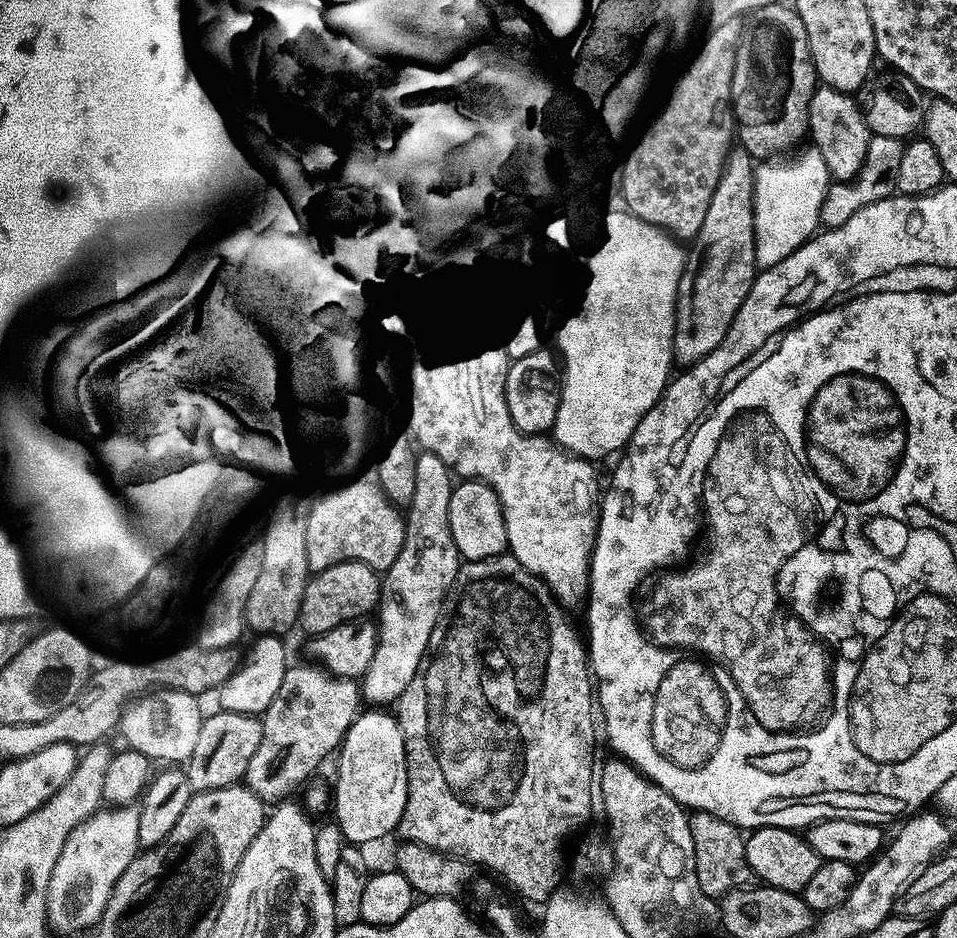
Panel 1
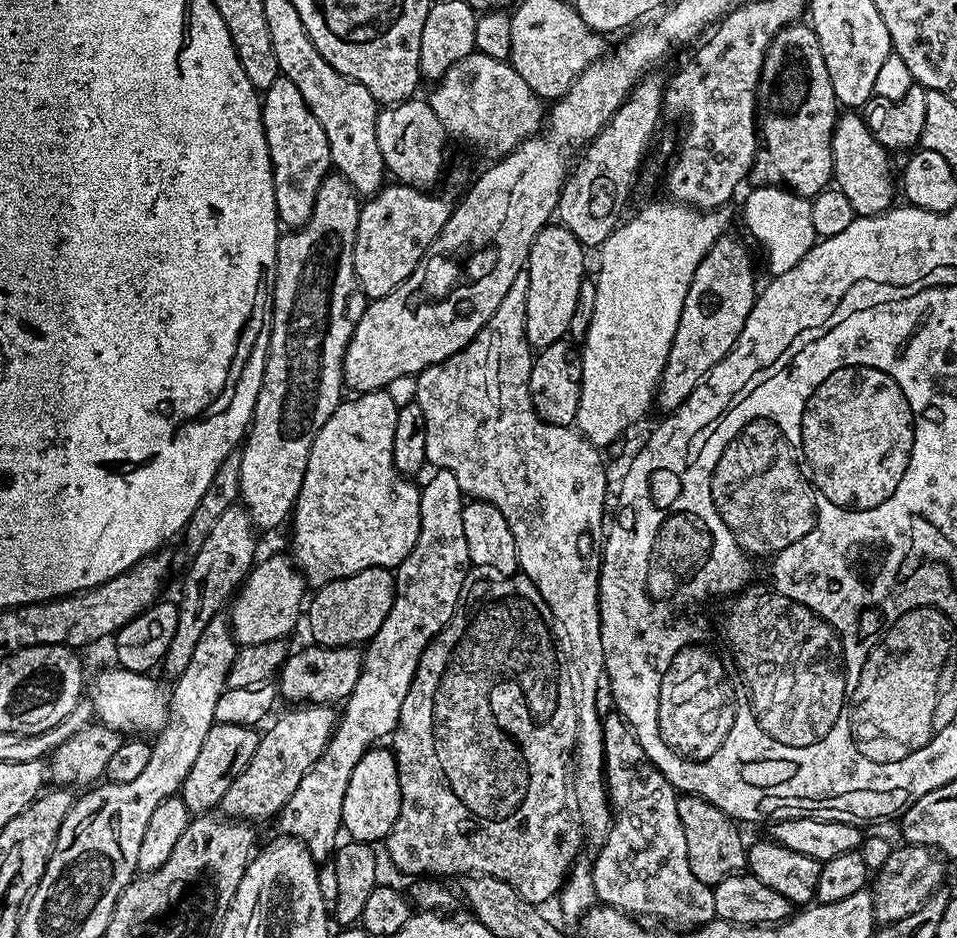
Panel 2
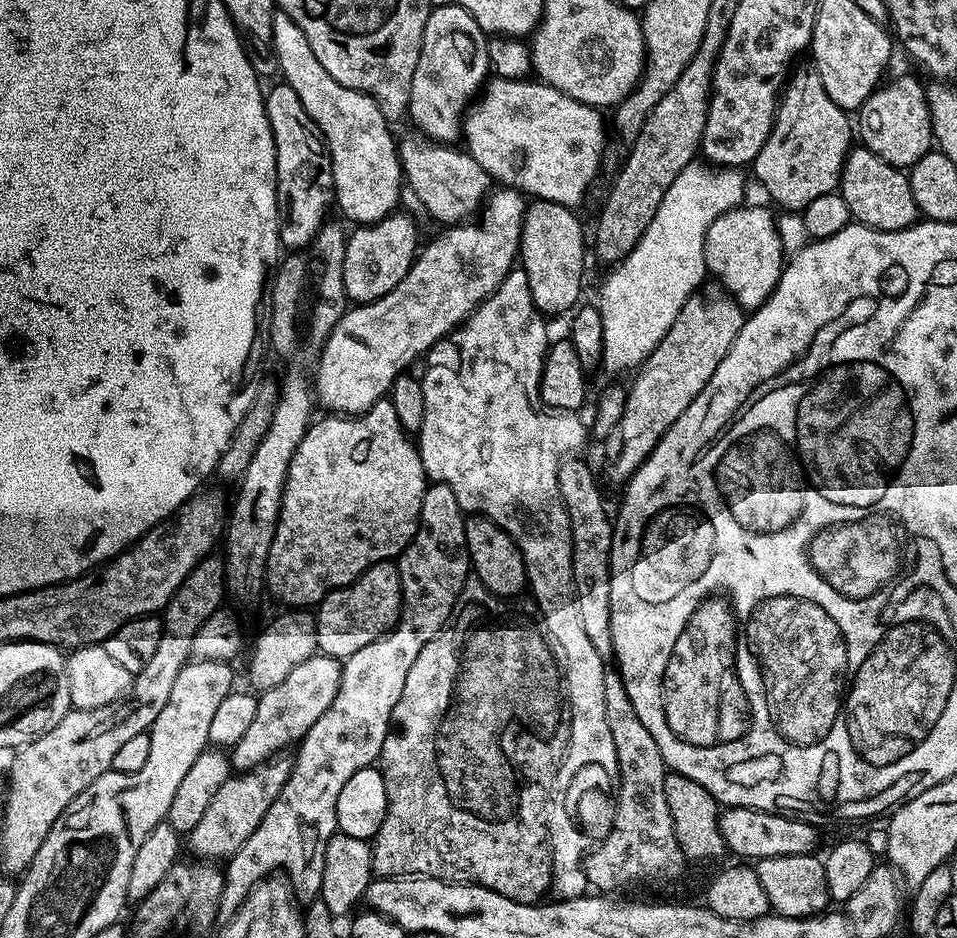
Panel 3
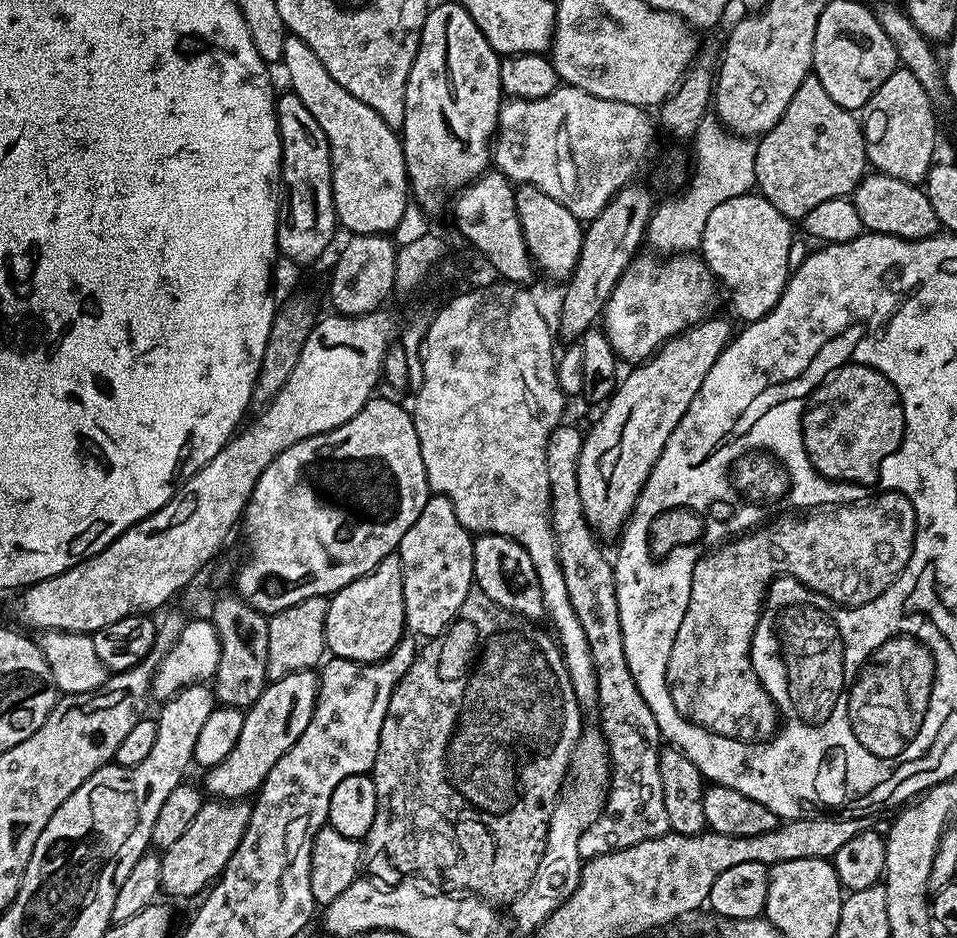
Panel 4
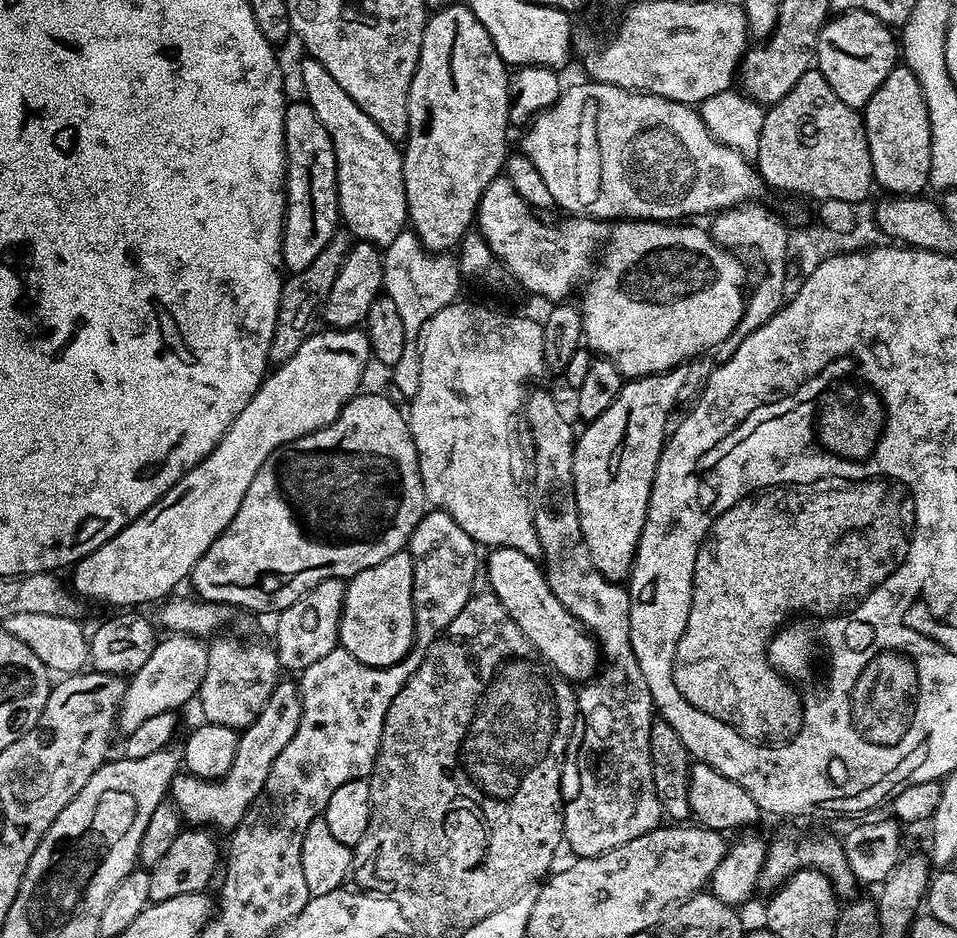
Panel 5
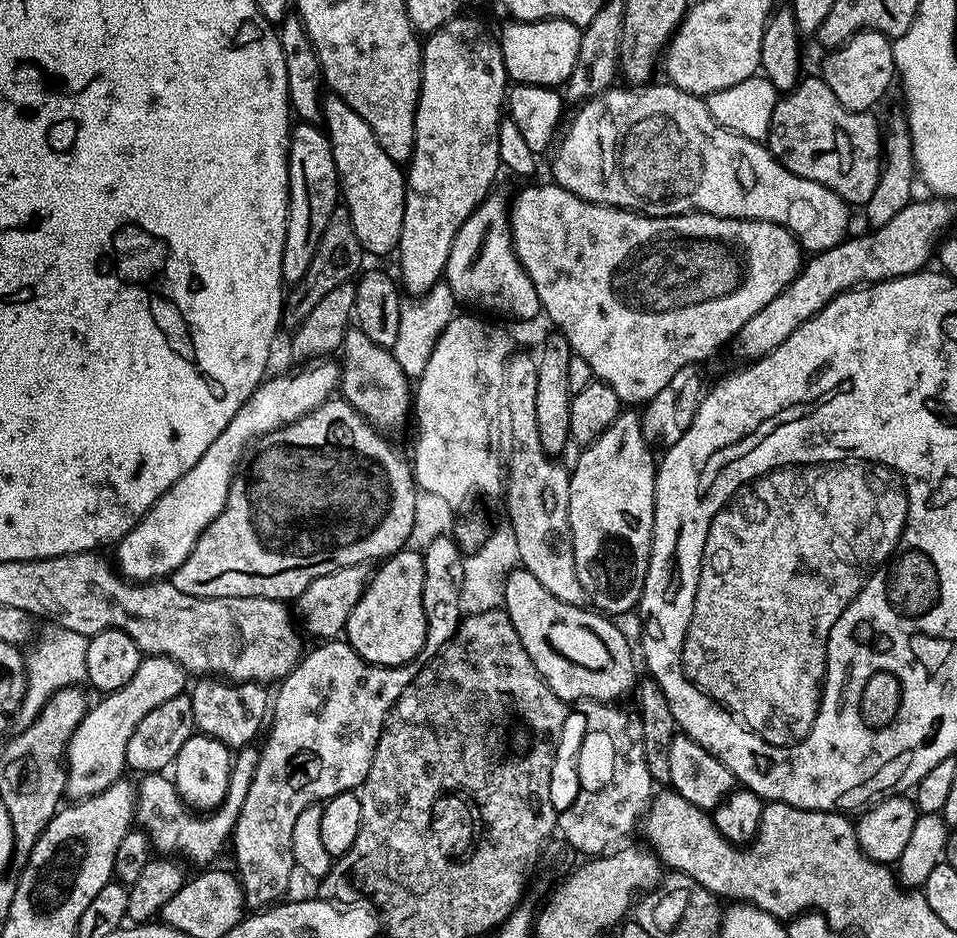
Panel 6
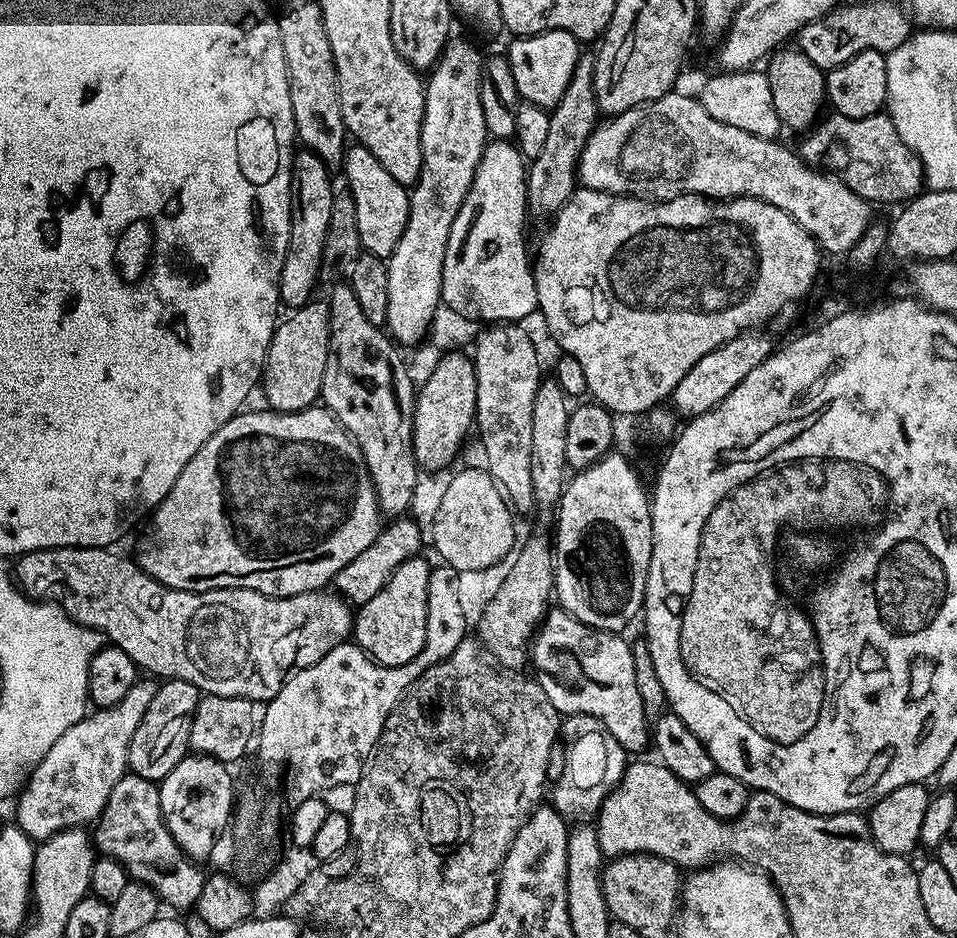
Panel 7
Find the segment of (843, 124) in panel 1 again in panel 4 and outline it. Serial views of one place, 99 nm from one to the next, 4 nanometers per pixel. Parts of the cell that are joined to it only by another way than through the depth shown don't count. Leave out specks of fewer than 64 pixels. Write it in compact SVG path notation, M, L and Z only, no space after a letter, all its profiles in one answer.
M875 170L869 171L853 193L852 201L863 227L868 232L902 237L904 240L924 240L939 233L937 214L923 187L902 182L902 178L890 178Z

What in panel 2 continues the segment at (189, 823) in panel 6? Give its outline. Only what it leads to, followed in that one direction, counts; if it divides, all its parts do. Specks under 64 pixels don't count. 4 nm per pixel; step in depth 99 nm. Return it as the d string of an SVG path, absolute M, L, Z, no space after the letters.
M311 646L300 648L291 653L278 673L278 692L288 702L307 702L310 704L339 705L347 700L349 694L358 686L360 671L364 665L361 649L356 646L347 648L326 648Z

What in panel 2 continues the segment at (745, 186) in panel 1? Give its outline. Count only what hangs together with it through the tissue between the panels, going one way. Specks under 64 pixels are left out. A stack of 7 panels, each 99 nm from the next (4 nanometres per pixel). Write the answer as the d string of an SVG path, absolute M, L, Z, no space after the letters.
M733 234L719 236L710 246L706 258L698 262L698 270L694 270L694 278L690 282L690 290L686 290L686 302L682 306L682 314L678 322L678 330L674 334L674 342L670 346L670 354L666 358L666 366L660 375L660 384L656 387L655 407L665 408L671 414L706 378L706 374L736 344L742 334L742 326L746 326L746 318L750 318L750 310L756 305L758 284L756 288L756 272L752 269L752 256L748 248Z

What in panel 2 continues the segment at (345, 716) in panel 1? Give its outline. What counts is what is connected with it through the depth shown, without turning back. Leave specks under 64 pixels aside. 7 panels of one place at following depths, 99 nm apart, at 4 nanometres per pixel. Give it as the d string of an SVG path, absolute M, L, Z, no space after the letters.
M301 703L284 712L261 735L258 750L254 750L254 758L230 782L230 790L222 794L219 811L225 817L241 822L257 822L267 816L279 817L284 804L290 802L290 794L298 790L298 782L306 778L306 774L318 762L336 728L338 712L335 707L326 704Z

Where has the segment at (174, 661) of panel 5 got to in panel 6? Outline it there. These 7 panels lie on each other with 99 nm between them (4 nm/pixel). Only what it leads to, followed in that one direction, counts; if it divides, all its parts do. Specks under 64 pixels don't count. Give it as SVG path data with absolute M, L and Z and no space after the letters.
M145 655L138 670L134 670L134 678L130 678L126 686L107 693L97 705L95 703L89 709L83 722L75 728L66 753L65 795L71 801L84 800L104 792L125 775L126 746L130 742L130 734L134 734L138 722L142 722L142 718L146 718L154 706L162 706L162 702L185 691L184 679L184 667L178 662L168 656Z

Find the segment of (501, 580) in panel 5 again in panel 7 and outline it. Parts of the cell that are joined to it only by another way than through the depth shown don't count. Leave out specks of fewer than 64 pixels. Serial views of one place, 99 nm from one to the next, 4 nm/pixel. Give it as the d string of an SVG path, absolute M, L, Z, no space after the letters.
M552 610L545 615L530 648L530 664L536 667L534 679L546 690L546 698L554 702L557 712L568 716L589 716L597 720L607 735L614 737L625 753L640 752L650 736L650 717L642 710L642 697L638 694L638 682L634 682L634 658L632 644L615 632L600 632L596 628L578 622L569 612Z

